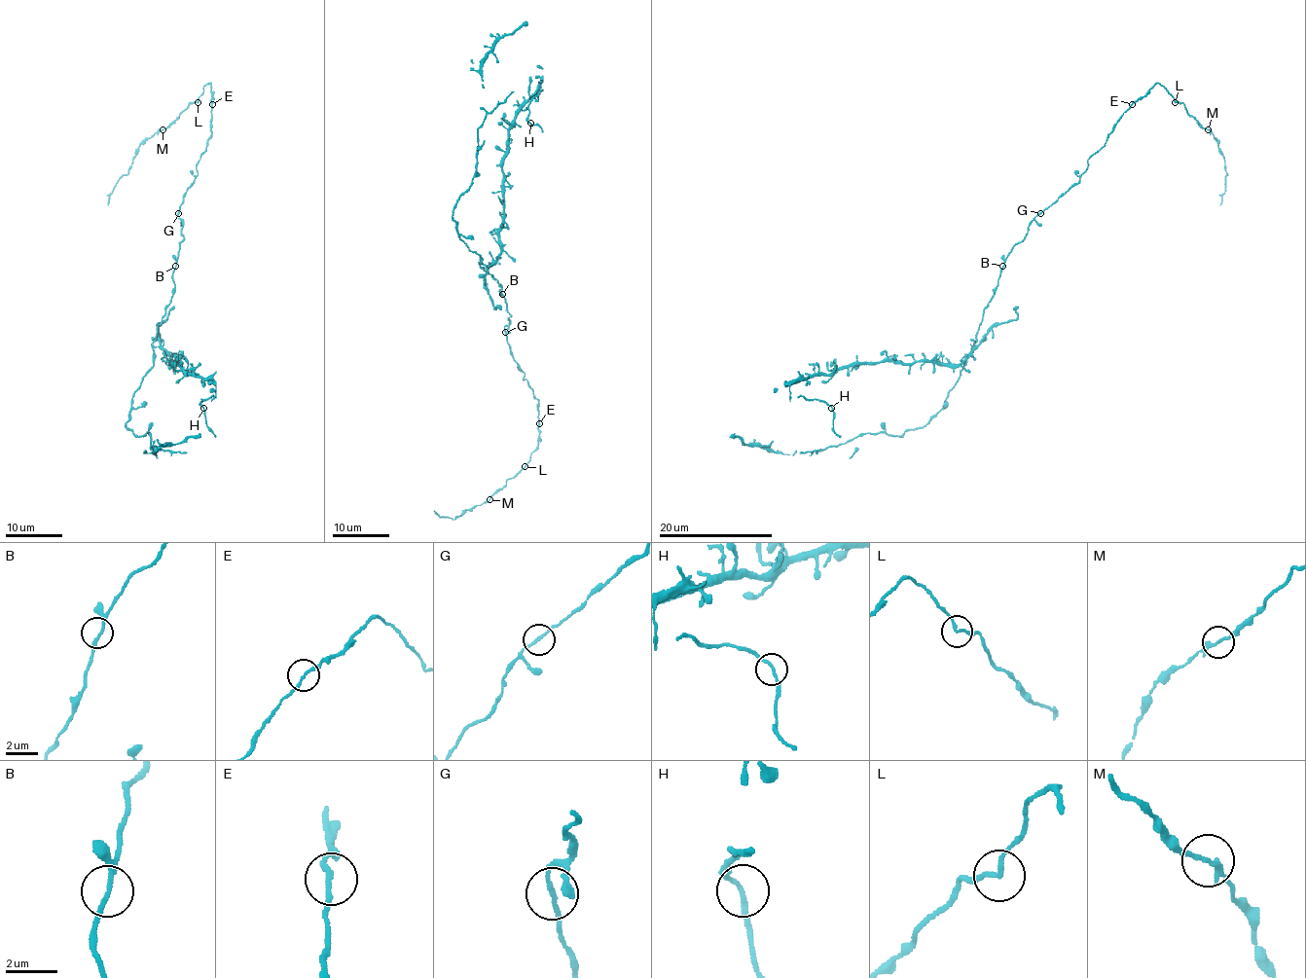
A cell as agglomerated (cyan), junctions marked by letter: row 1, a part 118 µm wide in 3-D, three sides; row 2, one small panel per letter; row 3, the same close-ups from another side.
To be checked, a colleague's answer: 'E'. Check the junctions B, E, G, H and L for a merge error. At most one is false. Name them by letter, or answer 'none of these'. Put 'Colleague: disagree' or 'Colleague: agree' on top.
Colleague: disagree
none of these

